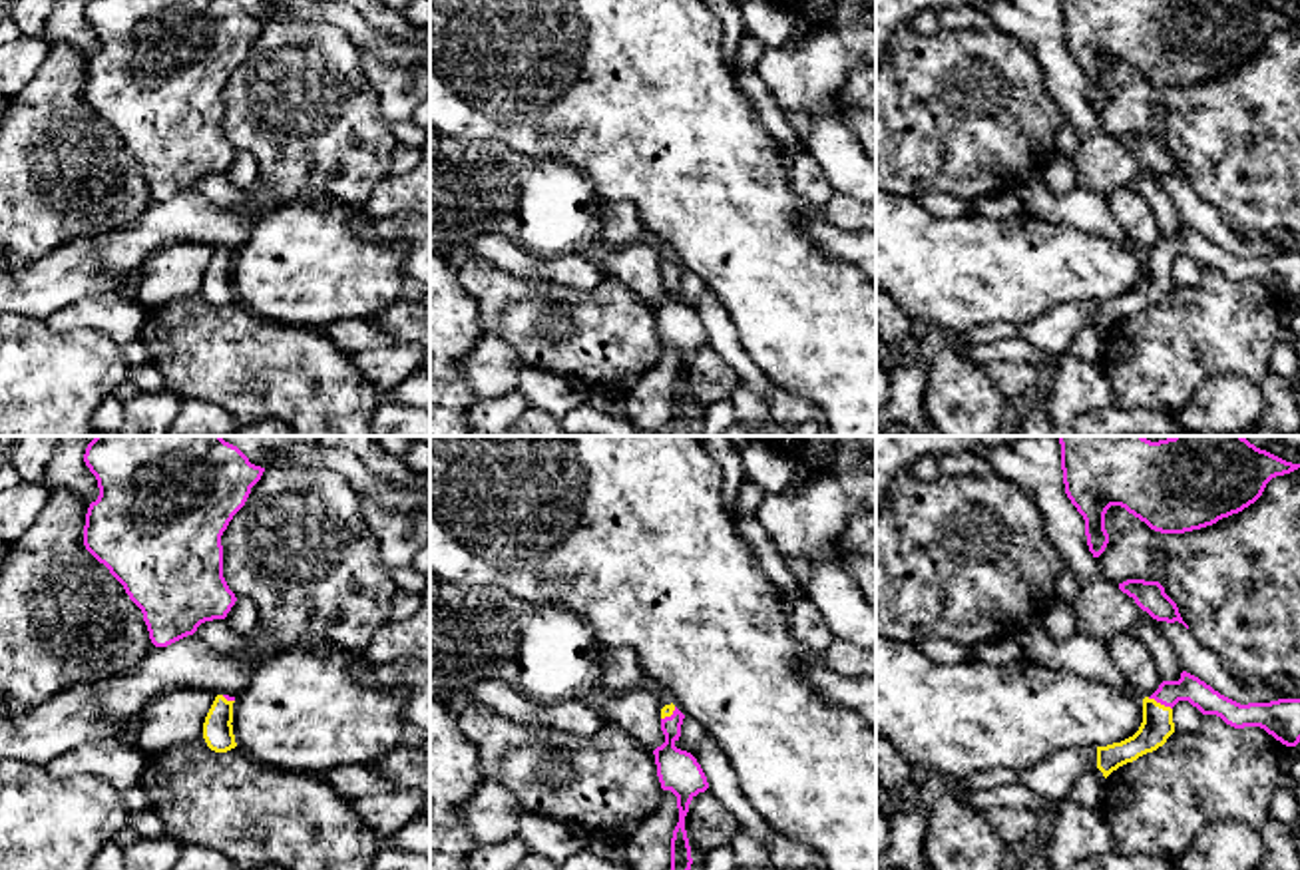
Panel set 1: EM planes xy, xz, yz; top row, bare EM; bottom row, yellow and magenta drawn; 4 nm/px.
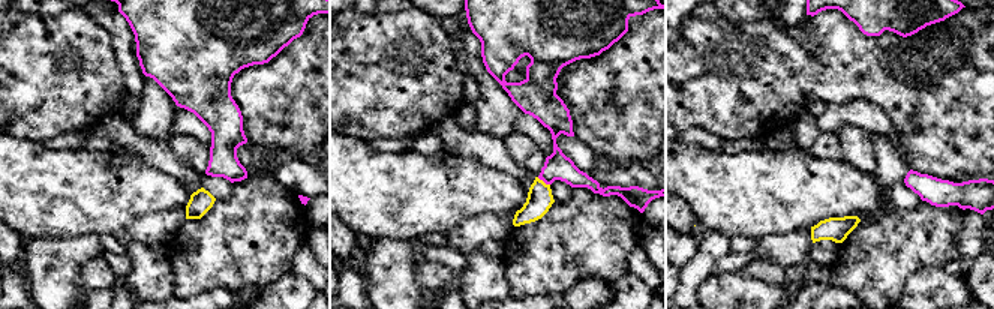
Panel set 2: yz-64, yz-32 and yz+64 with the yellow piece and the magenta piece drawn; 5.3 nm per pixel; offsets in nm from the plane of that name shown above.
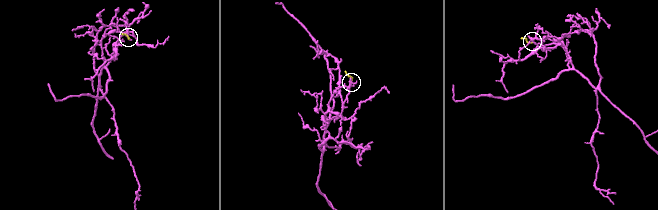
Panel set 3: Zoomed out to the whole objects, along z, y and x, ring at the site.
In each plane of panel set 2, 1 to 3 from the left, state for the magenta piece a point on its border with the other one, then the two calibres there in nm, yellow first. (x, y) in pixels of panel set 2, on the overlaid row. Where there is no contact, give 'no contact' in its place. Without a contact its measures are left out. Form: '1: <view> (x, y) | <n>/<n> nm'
1: no contact
2: yz-32 (541, 180) | 140/140 nm
3: no contact

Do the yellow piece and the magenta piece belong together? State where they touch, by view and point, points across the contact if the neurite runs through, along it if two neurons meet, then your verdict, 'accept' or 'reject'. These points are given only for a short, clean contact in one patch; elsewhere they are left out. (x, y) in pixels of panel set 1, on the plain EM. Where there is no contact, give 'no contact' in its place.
meets yellow in yz at (1159, 257); runs through yz (1157, 279), (1159, 257), (1171, 245), (1189, 241); accept

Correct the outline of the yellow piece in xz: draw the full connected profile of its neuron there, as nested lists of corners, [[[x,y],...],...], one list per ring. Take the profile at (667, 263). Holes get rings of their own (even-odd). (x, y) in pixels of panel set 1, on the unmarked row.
[[[671,257],[661,263],[661,285],[665,297],[653,305],[657,330],[663,344],[677,350],[679,376],[671,392],[671,426],[667,436],[683,436],[691,424],[691,400],[685,384],[685,370],[691,354],[709,342],[707,330],[697,313],[675,301],[681,291],[685,269]]]

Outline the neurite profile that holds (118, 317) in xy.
[[[94,293],[58,309],[46,319],[46,325],[58,332],[94,328],[117,344],[125,344],[139,336],[145,315],[147,311],[137,299],[117,293]]]

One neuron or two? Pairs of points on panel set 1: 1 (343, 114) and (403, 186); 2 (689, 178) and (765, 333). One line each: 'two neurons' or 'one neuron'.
1: two neurons
2: one neuron

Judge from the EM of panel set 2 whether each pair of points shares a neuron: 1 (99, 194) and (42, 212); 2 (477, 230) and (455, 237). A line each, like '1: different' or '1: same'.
1: same
2: same

